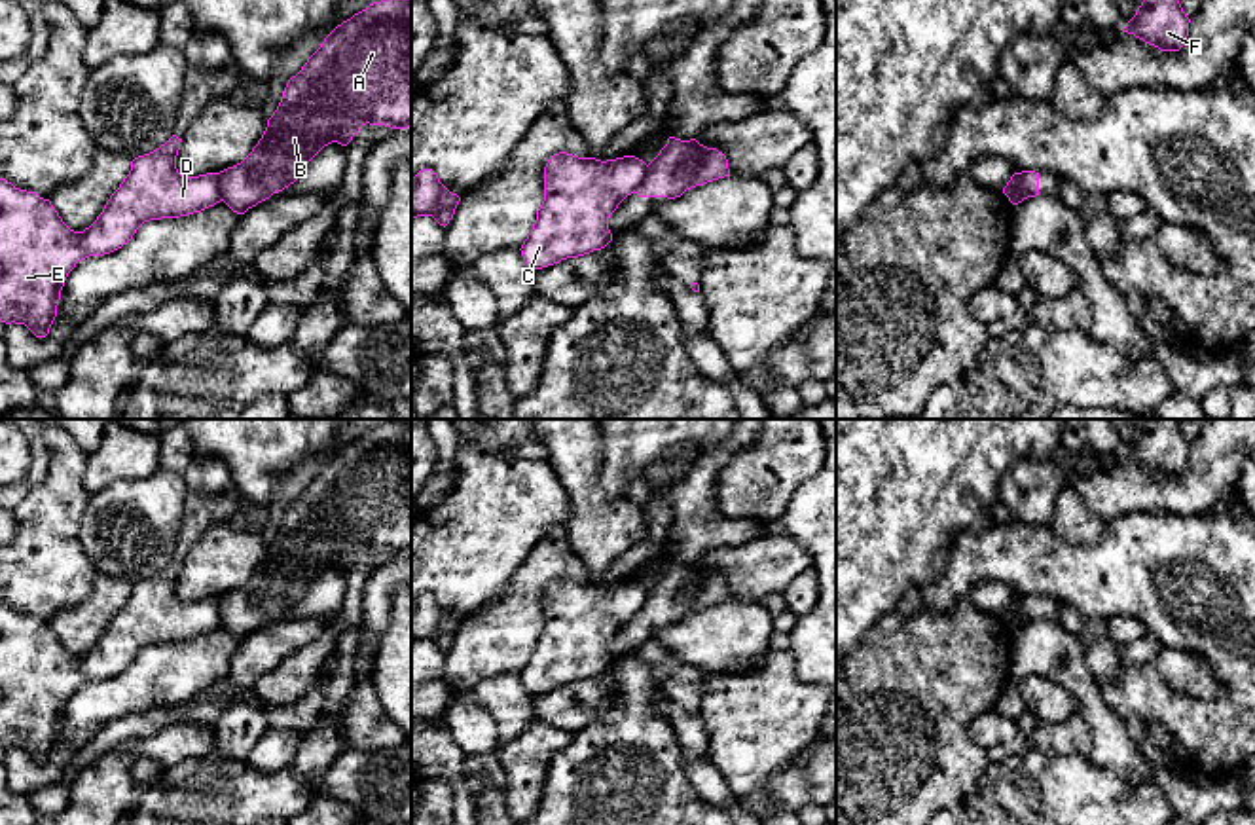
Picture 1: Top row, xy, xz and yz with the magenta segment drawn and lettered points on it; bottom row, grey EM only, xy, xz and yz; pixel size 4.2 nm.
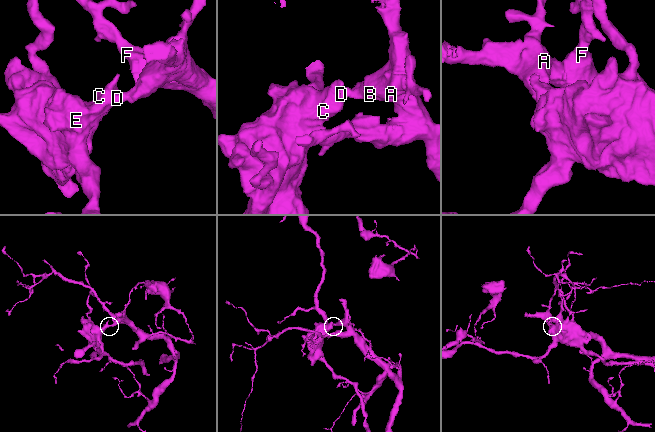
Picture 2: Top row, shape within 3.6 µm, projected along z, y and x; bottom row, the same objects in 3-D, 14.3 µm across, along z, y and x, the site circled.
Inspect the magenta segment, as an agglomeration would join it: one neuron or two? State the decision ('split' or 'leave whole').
split

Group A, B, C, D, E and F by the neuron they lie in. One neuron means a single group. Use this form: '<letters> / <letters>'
A B F / C D E

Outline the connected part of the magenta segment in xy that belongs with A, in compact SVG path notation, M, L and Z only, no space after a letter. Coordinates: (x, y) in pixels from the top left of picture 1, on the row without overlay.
M411 425L370 429L337 449L292 501L281 527L252 577L220 596L222 626L237 639L294 609L307 588L328 569L347 571L366 550L411 554Z

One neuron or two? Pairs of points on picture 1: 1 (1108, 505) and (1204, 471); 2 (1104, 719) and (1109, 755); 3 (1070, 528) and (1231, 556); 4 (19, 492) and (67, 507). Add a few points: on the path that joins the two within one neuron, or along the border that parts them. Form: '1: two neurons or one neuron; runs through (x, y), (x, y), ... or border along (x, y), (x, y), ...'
1: one neuron; runs through (1132, 494), (1180, 494)
2: one neuron; runs through (1108, 729), (1109, 746)
3: two neurons; border along (1108, 522), (1106, 533), (1091, 543), (1060, 535)
4: two neurons; border along (50, 454), (48, 475), (19, 503)

